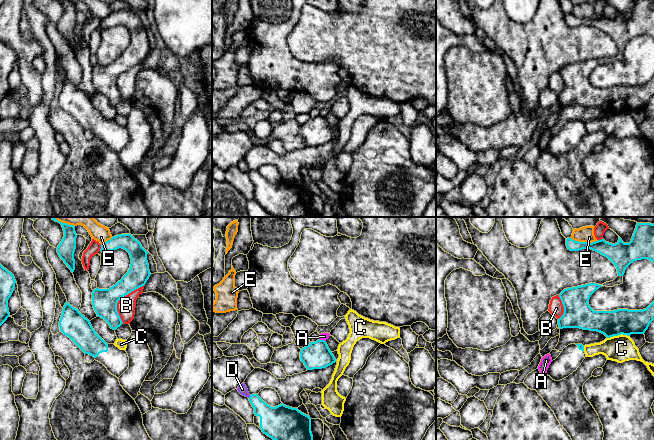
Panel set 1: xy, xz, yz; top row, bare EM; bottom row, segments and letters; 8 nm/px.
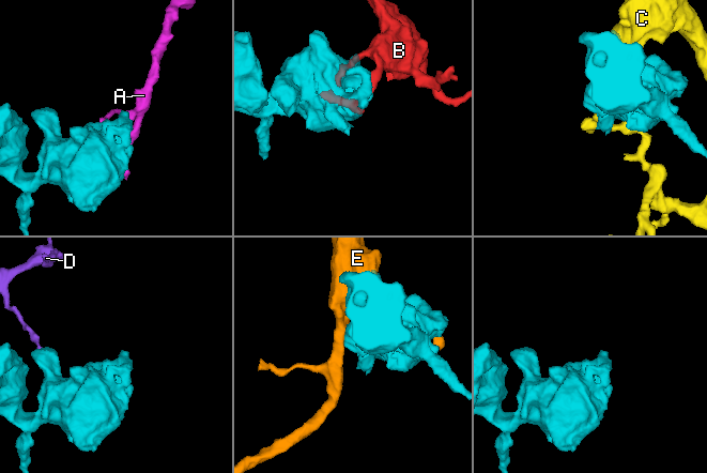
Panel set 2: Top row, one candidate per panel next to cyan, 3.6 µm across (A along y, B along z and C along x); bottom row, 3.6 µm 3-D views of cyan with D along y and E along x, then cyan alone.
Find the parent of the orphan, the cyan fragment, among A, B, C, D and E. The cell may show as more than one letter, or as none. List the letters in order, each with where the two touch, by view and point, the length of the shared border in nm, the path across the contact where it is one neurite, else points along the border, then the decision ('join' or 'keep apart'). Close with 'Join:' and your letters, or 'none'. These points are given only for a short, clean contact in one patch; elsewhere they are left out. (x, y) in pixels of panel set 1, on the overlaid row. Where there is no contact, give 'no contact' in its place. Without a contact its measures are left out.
A: meets cyan in xz at (322, 340); contact 60 nm long; keep apart
B: meets cyan in xy at (120, 298); contact 360 nm long; keep apart
C: meets cyan in yz at (617, 335); contact 180 nm long; keep apart
D: meets cyan in xz at (250, 396); contact 30 nm long; border along xz (250, 395), (248, 397); keep apart
E: meets cyan in yz at (584, 242); contact 240 nm long; keep apart
Join: none

